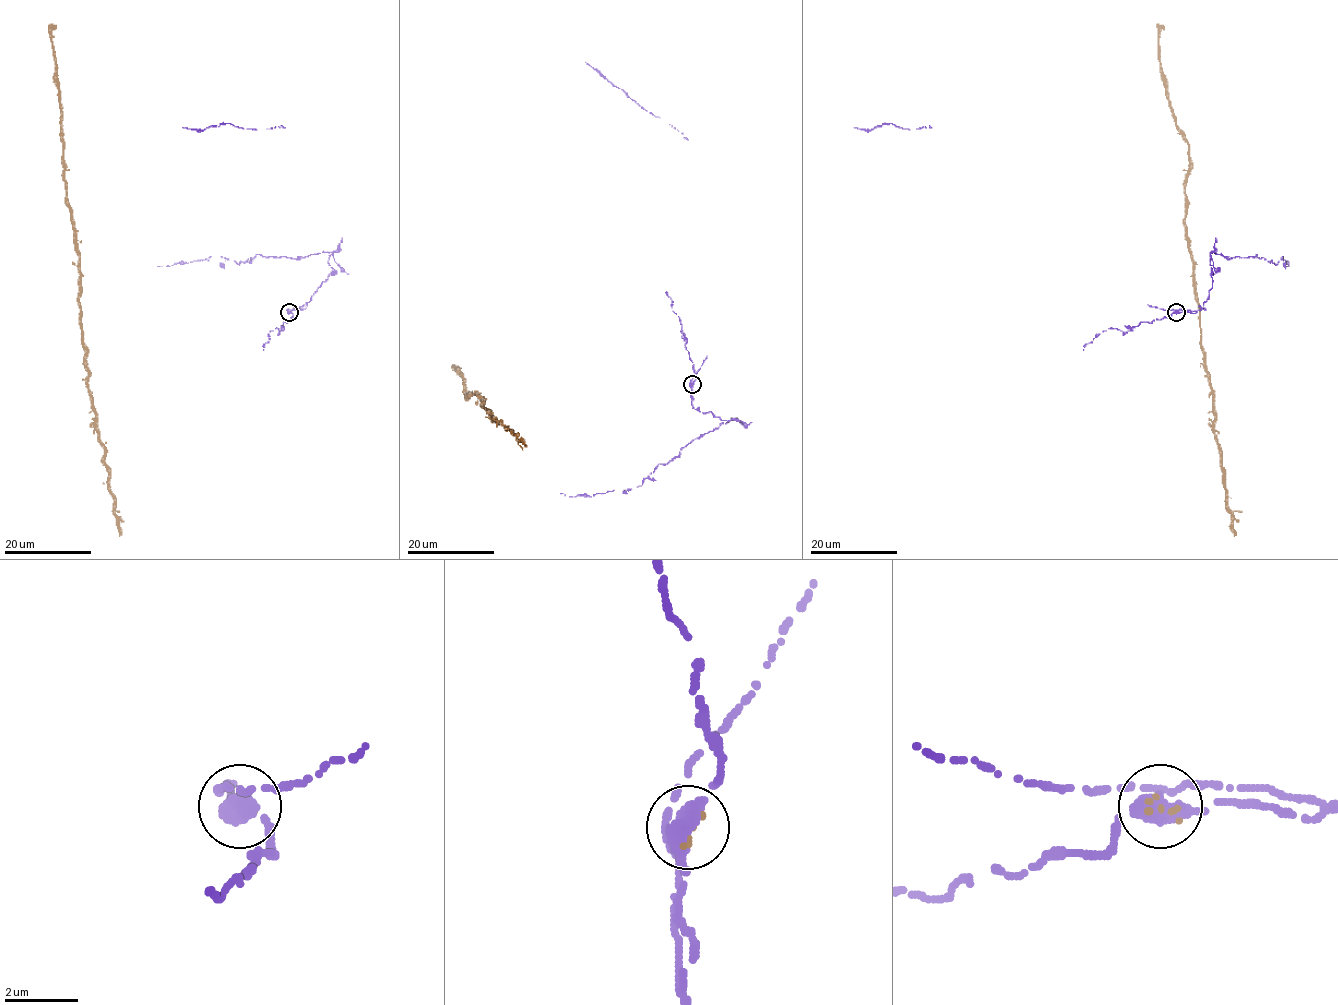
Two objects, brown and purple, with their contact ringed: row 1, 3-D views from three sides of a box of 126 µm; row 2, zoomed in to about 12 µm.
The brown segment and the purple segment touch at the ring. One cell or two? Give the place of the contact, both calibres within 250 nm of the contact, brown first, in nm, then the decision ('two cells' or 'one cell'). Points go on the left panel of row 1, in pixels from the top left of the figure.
place (289, 312); calibres 160 and 440 nm; one cell

